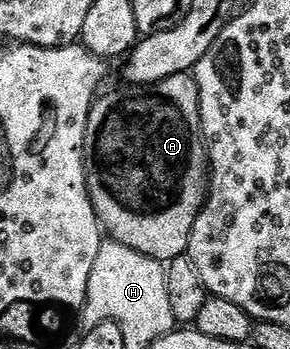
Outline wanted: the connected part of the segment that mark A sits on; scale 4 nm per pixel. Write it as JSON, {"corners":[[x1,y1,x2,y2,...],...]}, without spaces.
{"corners":[[187,73,170,75,170,79,153,85,124,89,105,92,92,103,84,140,88,194,103,232,111,240,167,263,187,254,194,223,208,196,210,166,204,134,200,132,200,92,195,76]]}

